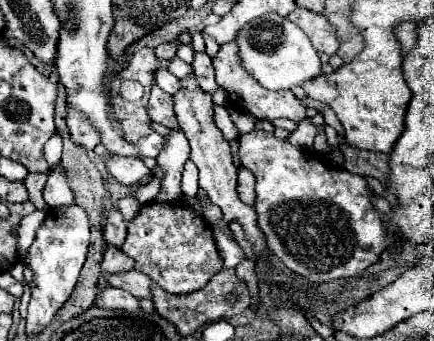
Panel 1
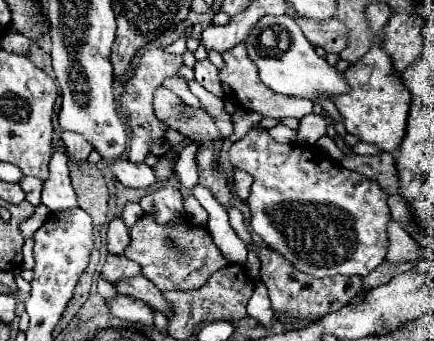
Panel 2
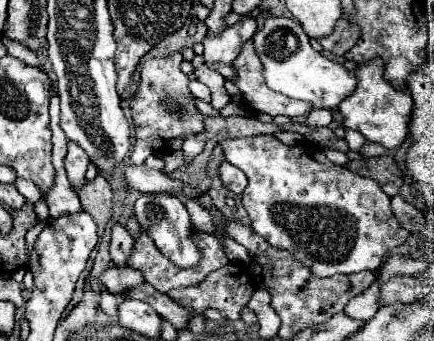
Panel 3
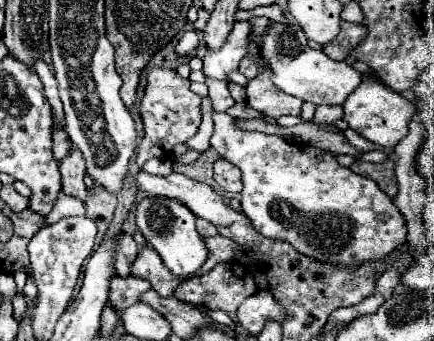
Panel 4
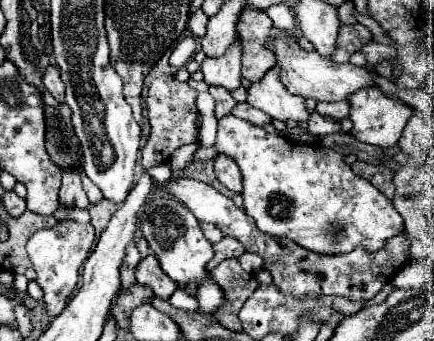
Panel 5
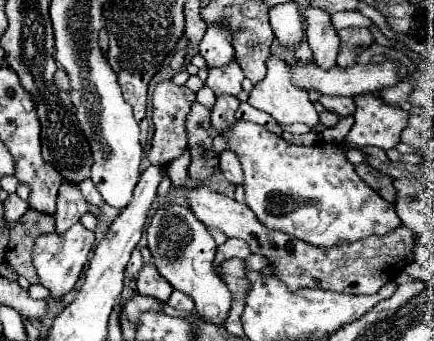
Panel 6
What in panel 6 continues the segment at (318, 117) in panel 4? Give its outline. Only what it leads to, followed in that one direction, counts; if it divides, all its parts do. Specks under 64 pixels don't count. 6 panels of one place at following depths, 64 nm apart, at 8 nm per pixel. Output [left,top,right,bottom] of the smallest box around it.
[319,96,354,116]

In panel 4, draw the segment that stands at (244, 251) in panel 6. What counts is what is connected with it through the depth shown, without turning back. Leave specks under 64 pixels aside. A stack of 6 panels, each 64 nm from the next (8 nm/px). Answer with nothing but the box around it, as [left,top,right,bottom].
[194,236,238,276]

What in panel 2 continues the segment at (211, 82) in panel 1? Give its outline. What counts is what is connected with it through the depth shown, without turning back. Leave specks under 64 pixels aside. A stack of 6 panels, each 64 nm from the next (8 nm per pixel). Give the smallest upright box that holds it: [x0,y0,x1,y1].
[194,60,224,98]

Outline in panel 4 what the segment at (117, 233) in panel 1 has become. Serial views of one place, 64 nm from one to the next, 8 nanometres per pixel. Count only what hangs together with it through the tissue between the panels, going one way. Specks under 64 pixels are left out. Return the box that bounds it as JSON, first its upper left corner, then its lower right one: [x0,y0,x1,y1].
[114,232,138,276]

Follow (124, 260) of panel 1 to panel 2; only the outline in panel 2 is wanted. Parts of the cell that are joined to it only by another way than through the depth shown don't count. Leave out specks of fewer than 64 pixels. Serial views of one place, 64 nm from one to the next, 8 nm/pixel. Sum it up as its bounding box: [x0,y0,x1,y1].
[100,254,140,282]

